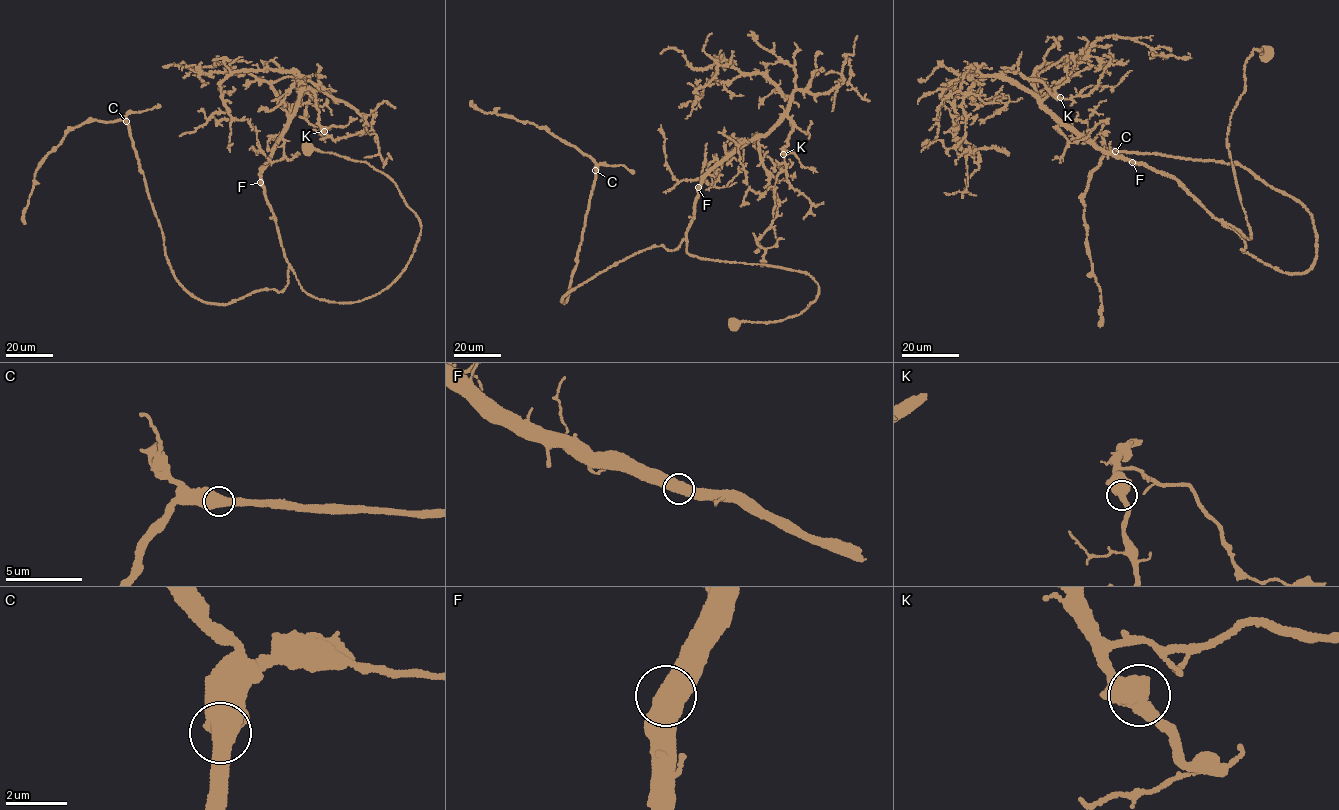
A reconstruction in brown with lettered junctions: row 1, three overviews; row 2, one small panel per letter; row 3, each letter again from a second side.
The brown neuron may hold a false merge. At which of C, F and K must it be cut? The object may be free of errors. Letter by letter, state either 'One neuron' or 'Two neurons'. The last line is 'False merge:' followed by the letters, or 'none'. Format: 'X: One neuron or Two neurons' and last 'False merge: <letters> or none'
C: One neuron
F: One neuron
K: One neuron
False merge: none

